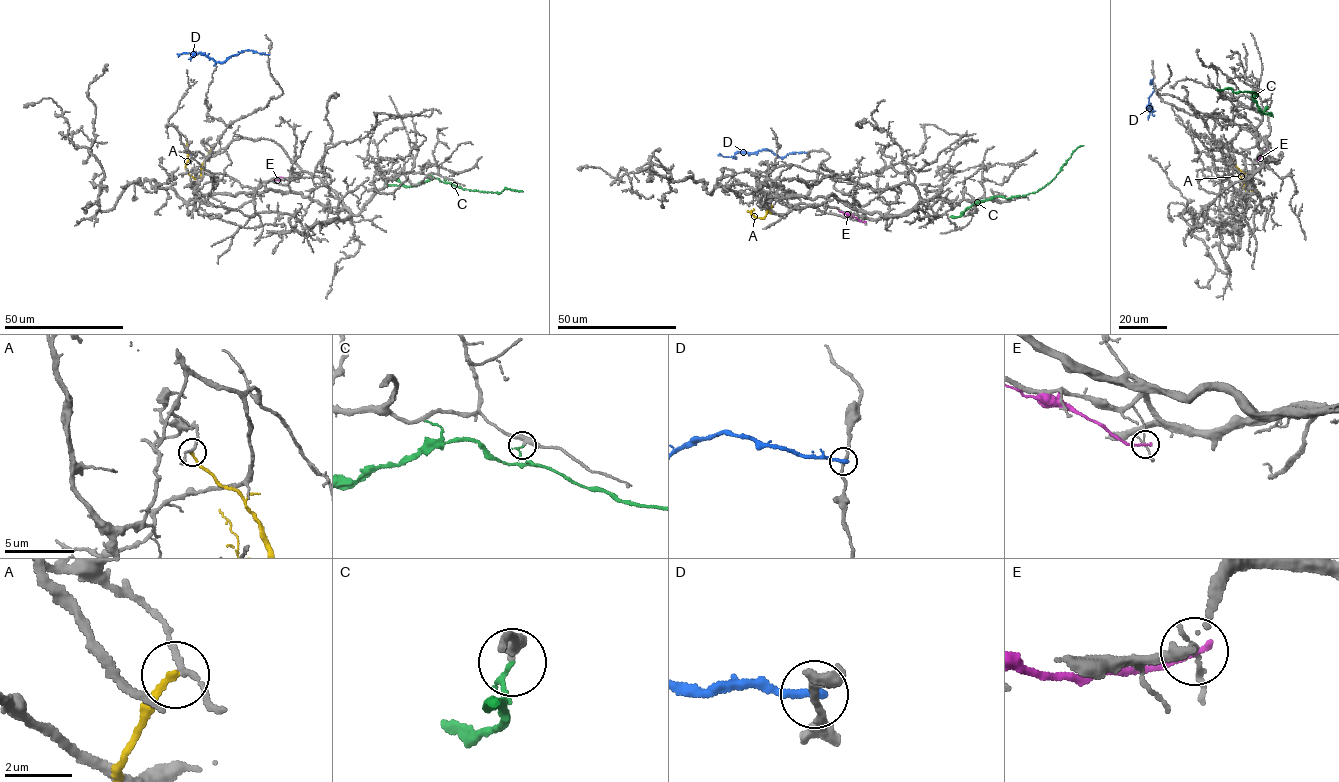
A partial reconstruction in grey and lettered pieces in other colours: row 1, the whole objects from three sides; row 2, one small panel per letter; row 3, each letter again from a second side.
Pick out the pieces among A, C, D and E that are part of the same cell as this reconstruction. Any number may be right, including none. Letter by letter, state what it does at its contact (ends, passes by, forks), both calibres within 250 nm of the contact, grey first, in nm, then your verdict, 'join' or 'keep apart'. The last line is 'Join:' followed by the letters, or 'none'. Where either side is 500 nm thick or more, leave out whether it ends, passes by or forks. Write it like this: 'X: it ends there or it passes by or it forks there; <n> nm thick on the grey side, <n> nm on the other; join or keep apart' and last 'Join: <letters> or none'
A: it ends there; 160 nm thick on the grey side, 190 nm on the other; keep apart
C: it ends there; 320 nm thick on the grey side, 130 nm on the other; keep apart
D: it ends there; 200 nm thick on the grey side, 300 nm on the other; keep apart
E: it ends there; 130 nm thick on the grey side, 200 nm on the other; keep apart
Join: none

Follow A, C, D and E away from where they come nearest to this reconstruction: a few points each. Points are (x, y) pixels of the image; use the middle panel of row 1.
A: (772, 205), (764, 217), (757, 218), (748, 211)
C: (1009, 200), (1044, 187), (1078, 147), (1083, 145)
D: (808, 153), (792, 153), (781, 157), (768, 149), (738, 152), (731, 157), (723, 157), (719, 152)
E: (864, 221), (839, 211)

